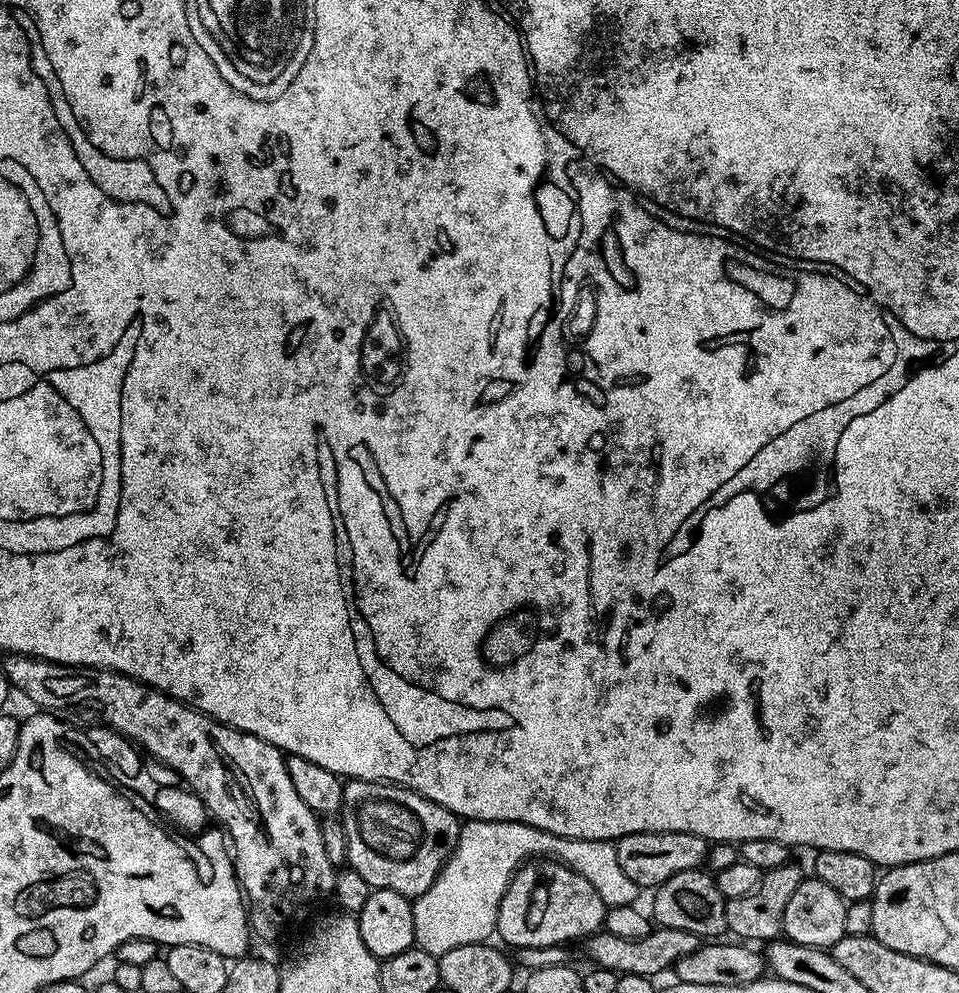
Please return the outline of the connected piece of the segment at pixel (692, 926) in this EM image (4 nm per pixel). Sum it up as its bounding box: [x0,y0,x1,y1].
[650,867,728,938]

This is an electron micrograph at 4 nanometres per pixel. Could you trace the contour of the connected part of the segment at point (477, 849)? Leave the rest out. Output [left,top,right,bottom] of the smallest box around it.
[412,820,642,958]

